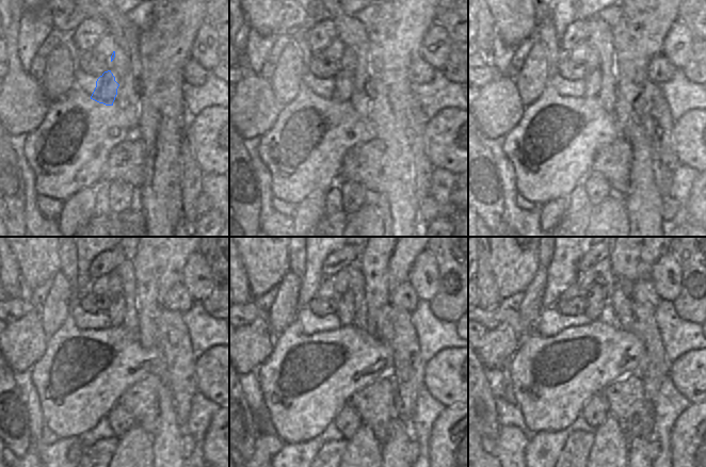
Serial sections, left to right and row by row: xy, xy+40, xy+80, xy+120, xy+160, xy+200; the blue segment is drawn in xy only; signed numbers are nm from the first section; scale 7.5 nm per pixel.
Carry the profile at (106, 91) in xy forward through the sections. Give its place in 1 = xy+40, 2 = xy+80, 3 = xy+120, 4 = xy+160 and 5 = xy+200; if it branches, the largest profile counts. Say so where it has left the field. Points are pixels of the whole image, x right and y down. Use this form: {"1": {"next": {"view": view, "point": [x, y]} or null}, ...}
{"1": {"next": {"view": "xy+40", "point": [347, 83]}}, "2": {"next": {"view": "xy+80", "point": [593, 75]}}, "3": {"next": {"view": "xy+120", "point": [116, 310]}}, "4": {"next": {"view": "xy+160", "point": [356, 295]}}, "5": {"next": {"view": "xy+200", "point": [598, 296]}}}

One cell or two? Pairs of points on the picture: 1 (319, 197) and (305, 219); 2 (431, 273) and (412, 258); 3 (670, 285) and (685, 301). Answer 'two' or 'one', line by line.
1: one
2: two
3: two

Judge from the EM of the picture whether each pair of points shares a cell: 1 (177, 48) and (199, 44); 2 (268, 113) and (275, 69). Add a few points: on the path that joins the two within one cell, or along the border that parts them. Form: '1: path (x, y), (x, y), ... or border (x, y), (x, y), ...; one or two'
1: border (202, 23), (192, 43), (189, 58); two
2: border (266, 73), (276, 80); two

